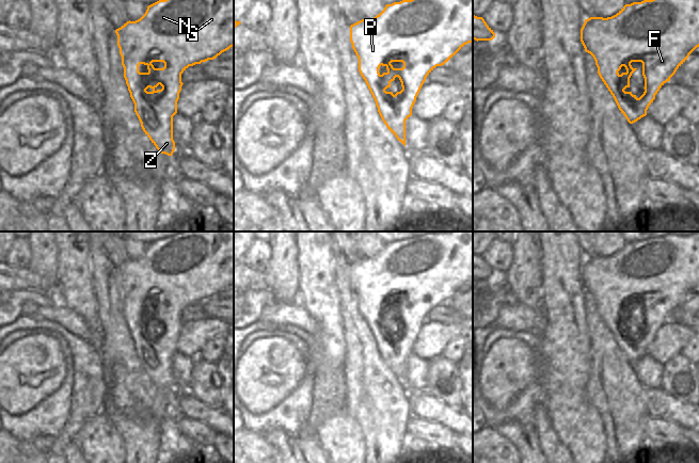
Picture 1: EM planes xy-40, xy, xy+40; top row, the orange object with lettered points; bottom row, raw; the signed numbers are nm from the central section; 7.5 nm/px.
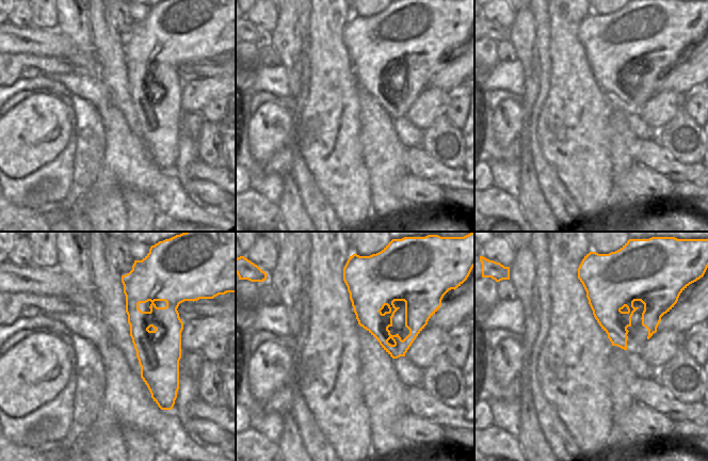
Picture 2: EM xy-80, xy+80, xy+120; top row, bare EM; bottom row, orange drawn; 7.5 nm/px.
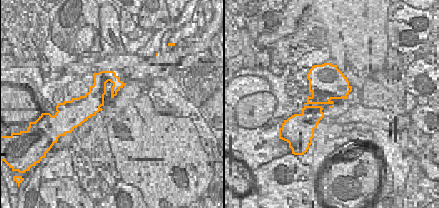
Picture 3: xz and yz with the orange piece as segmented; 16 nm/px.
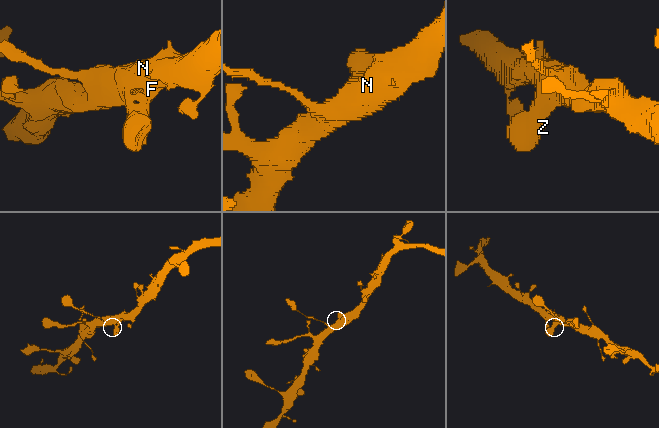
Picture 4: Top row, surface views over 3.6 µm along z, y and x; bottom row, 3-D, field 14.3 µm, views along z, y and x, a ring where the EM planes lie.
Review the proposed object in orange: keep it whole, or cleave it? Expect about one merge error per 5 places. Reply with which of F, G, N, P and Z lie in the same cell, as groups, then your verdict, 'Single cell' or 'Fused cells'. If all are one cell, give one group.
Groups: F G N P Z. Single cell

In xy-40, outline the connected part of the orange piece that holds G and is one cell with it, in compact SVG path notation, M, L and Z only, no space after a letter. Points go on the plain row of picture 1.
M186 232L159 239L148 244L140 258L127 260L115 272L124 317L141 366L161 393L172 395L175 389L173 355L177 352L177 340L184 323L181 313L189 305L213 299L234 285L234 232Z

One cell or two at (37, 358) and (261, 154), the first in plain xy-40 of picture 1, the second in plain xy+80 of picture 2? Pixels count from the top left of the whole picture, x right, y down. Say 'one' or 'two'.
one

